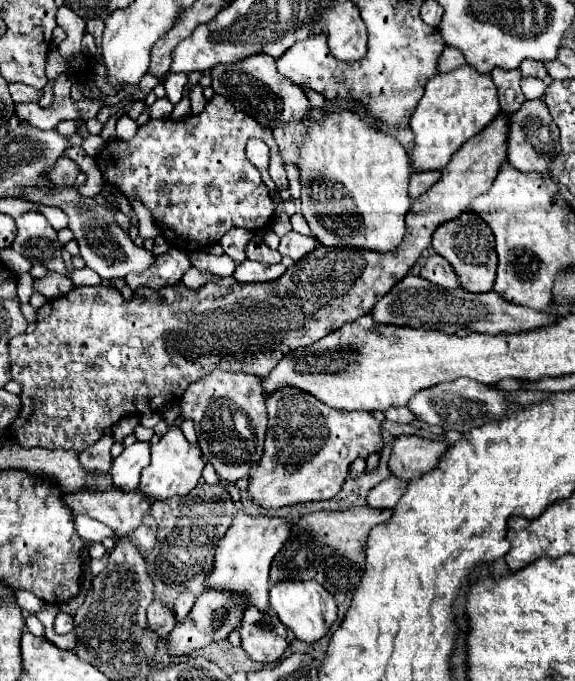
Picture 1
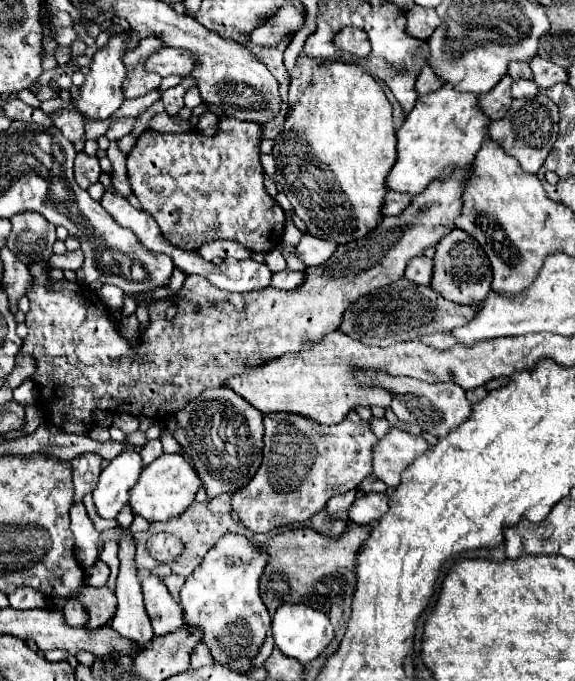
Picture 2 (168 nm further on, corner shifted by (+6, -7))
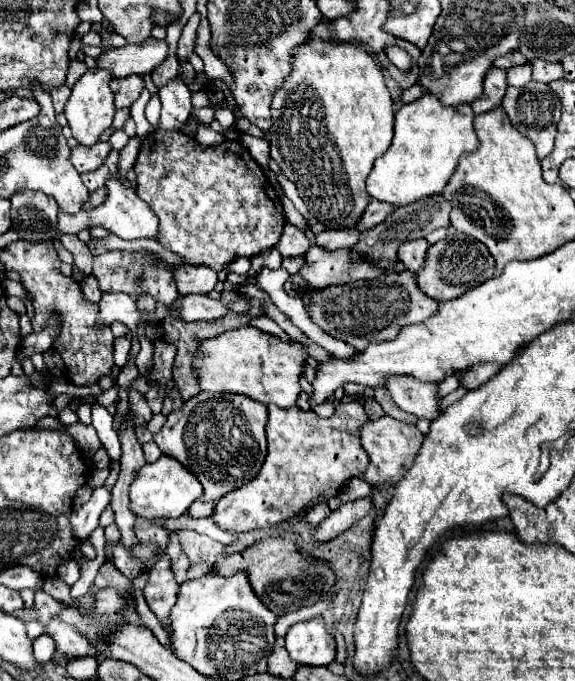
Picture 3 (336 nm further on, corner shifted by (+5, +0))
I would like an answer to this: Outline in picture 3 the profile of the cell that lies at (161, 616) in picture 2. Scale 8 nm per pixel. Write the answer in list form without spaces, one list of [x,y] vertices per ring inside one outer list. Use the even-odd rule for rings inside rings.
[[[167,554],[159,556],[159,560],[149,570],[149,582],[143,590],[143,596],[155,616],[165,622],[169,618],[171,608],[175,606],[179,594],[179,584],[171,572],[171,558]]]

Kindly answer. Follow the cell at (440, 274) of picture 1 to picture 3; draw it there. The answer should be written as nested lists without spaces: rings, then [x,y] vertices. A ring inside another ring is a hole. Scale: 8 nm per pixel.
[[[407,240],[407,244],[401,244],[399,246],[399,260],[411,270],[411,272],[417,272],[423,262],[425,262],[425,256],[427,256],[427,240]]]

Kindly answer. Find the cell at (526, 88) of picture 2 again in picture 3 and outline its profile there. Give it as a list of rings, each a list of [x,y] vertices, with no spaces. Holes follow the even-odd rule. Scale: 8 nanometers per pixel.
[[[523,64],[523,66],[515,66],[507,70],[507,84],[515,86],[515,88],[523,88],[523,84],[527,84],[531,80],[531,64]]]

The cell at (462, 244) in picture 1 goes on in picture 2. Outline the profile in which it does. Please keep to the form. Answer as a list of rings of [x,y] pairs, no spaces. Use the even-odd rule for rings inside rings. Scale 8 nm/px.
[[[454,229],[440,239],[440,243],[436,245],[434,277],[430,285],[434,291],[438,291],[444,299],[454,303],[478,305],[490,293],[490,283],[492,283],[492,269],[488,257],[472,235],[468,235],[462,229]]]

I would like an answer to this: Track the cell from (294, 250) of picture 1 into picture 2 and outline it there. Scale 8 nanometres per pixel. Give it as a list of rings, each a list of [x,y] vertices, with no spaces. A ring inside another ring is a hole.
[[[304,235],[300,239],[300,243],[294,247],[294,255],[304,263],[304,265],[320,265],[324,263],[326,259],[330,259],[330,255],[334,253],[336,245],[334,243],[328,243],[328,241],[322,241],[322,239],[316,239],[312,235]]]

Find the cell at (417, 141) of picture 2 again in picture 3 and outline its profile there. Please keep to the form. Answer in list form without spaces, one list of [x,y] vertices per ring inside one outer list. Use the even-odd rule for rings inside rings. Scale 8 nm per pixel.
[[[423,94],[419,100],[403,104],[395,112],[393,142],[389,150],[375,160],[367,178],[369,196],[393,206],[407,206],[425,196],[441,194],[457,168],[459,156],[479,146],[473,118],[475,114],[469,104],[447,108],[433,94]]]

